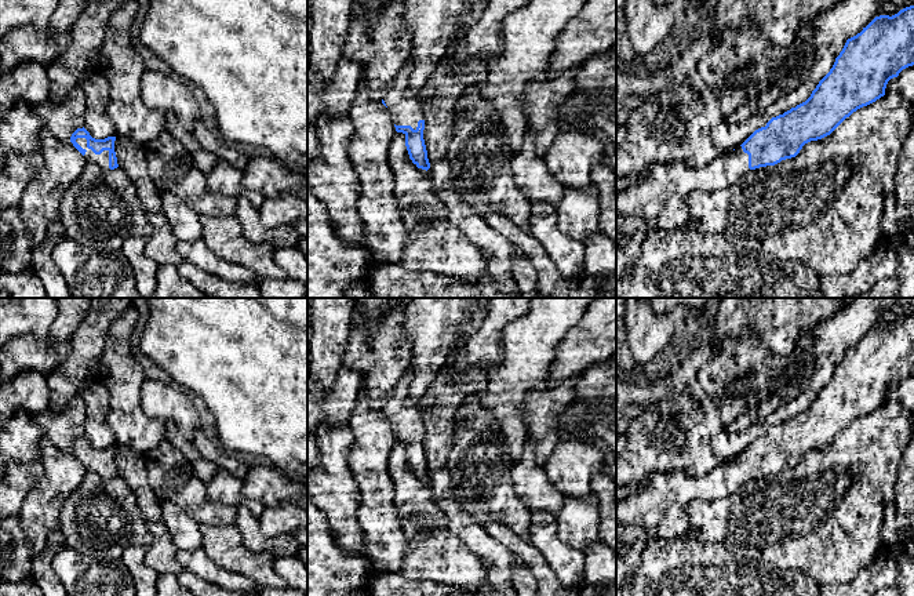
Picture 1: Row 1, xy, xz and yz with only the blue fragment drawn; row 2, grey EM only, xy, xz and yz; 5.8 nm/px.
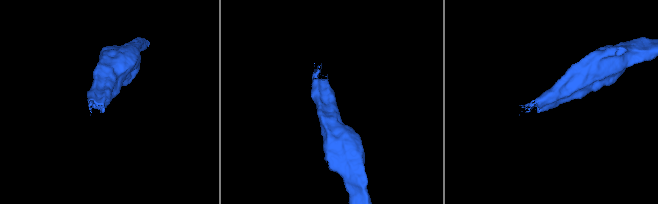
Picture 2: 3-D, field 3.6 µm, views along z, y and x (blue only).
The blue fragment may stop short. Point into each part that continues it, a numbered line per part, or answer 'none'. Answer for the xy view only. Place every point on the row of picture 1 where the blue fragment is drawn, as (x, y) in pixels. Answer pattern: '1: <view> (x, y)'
1: xy (101, 160)

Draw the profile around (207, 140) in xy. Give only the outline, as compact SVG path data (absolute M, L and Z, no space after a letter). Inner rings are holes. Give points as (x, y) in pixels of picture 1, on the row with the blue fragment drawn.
M200 120L193 127L193 134L203 149L211 150L218 159L234 166L238 171L244 171L250 163L250 157L238 148L225 142L218 134L210 131Z

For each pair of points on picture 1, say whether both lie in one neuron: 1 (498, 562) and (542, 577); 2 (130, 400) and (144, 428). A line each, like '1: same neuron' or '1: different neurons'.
1: different neurons
2: different neurons

